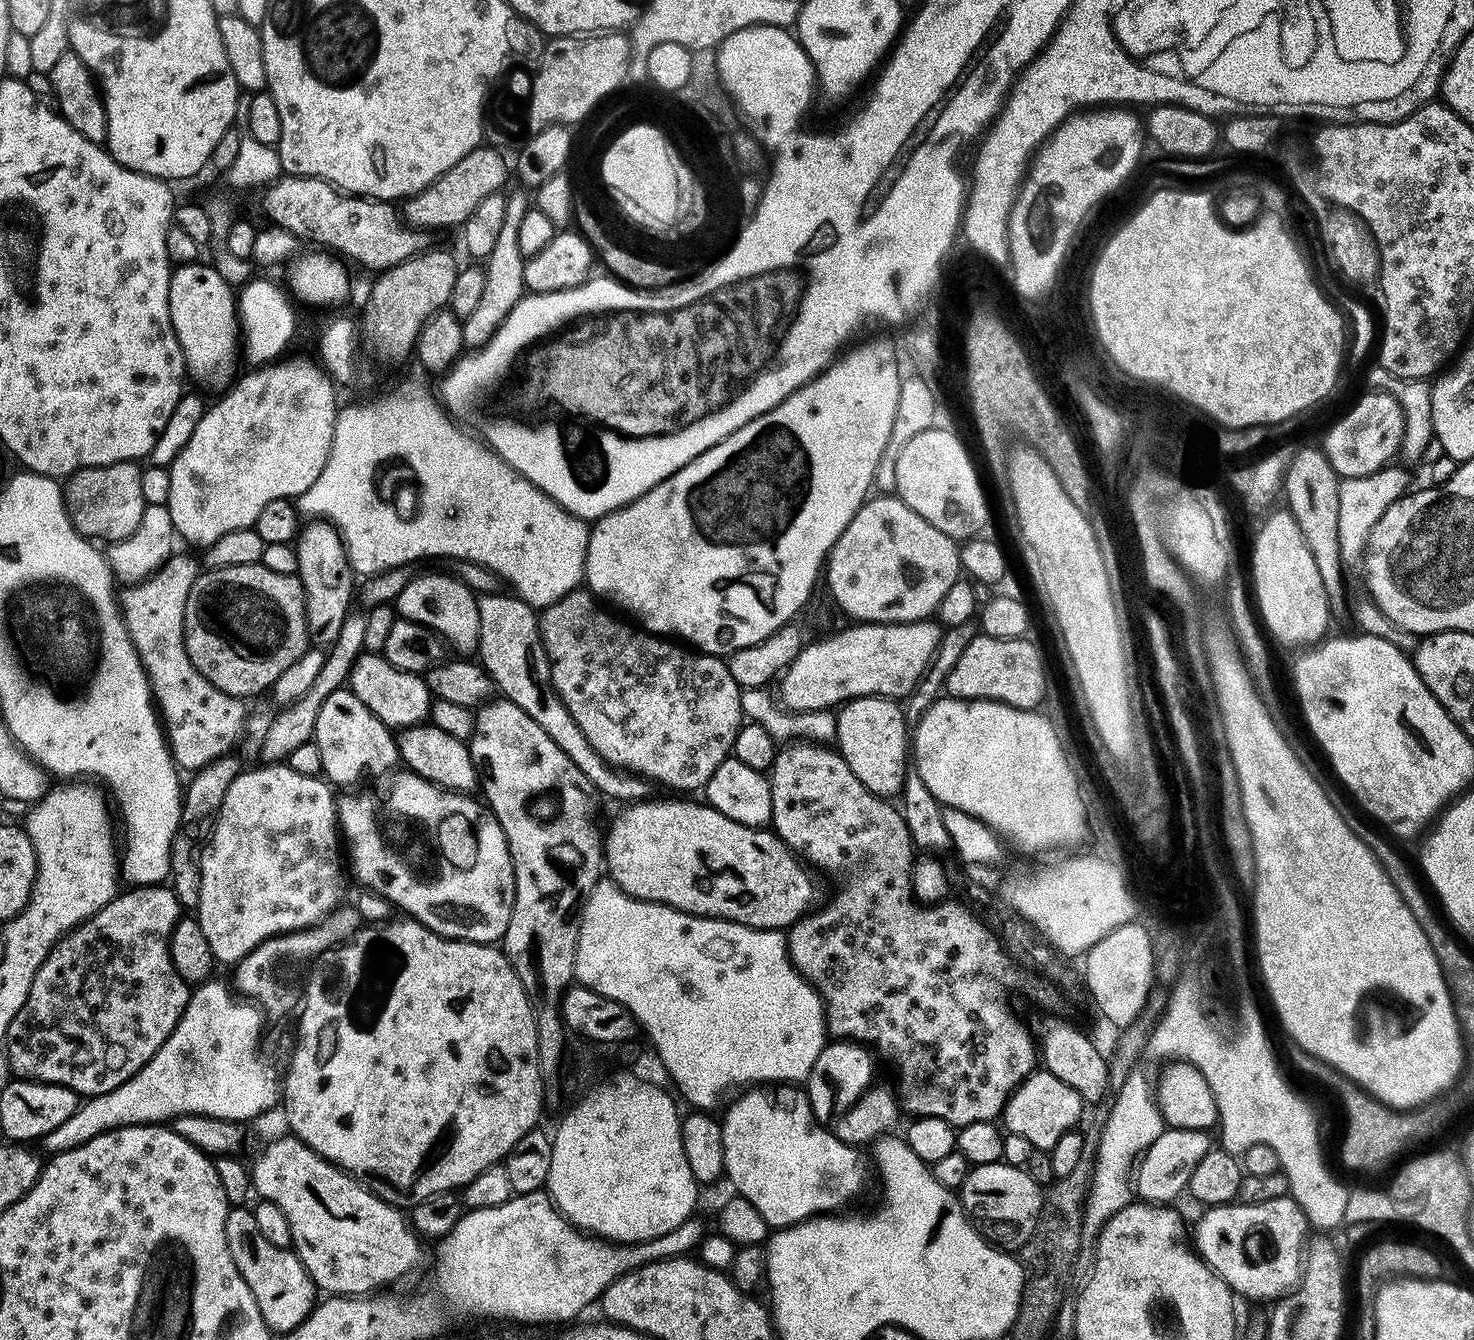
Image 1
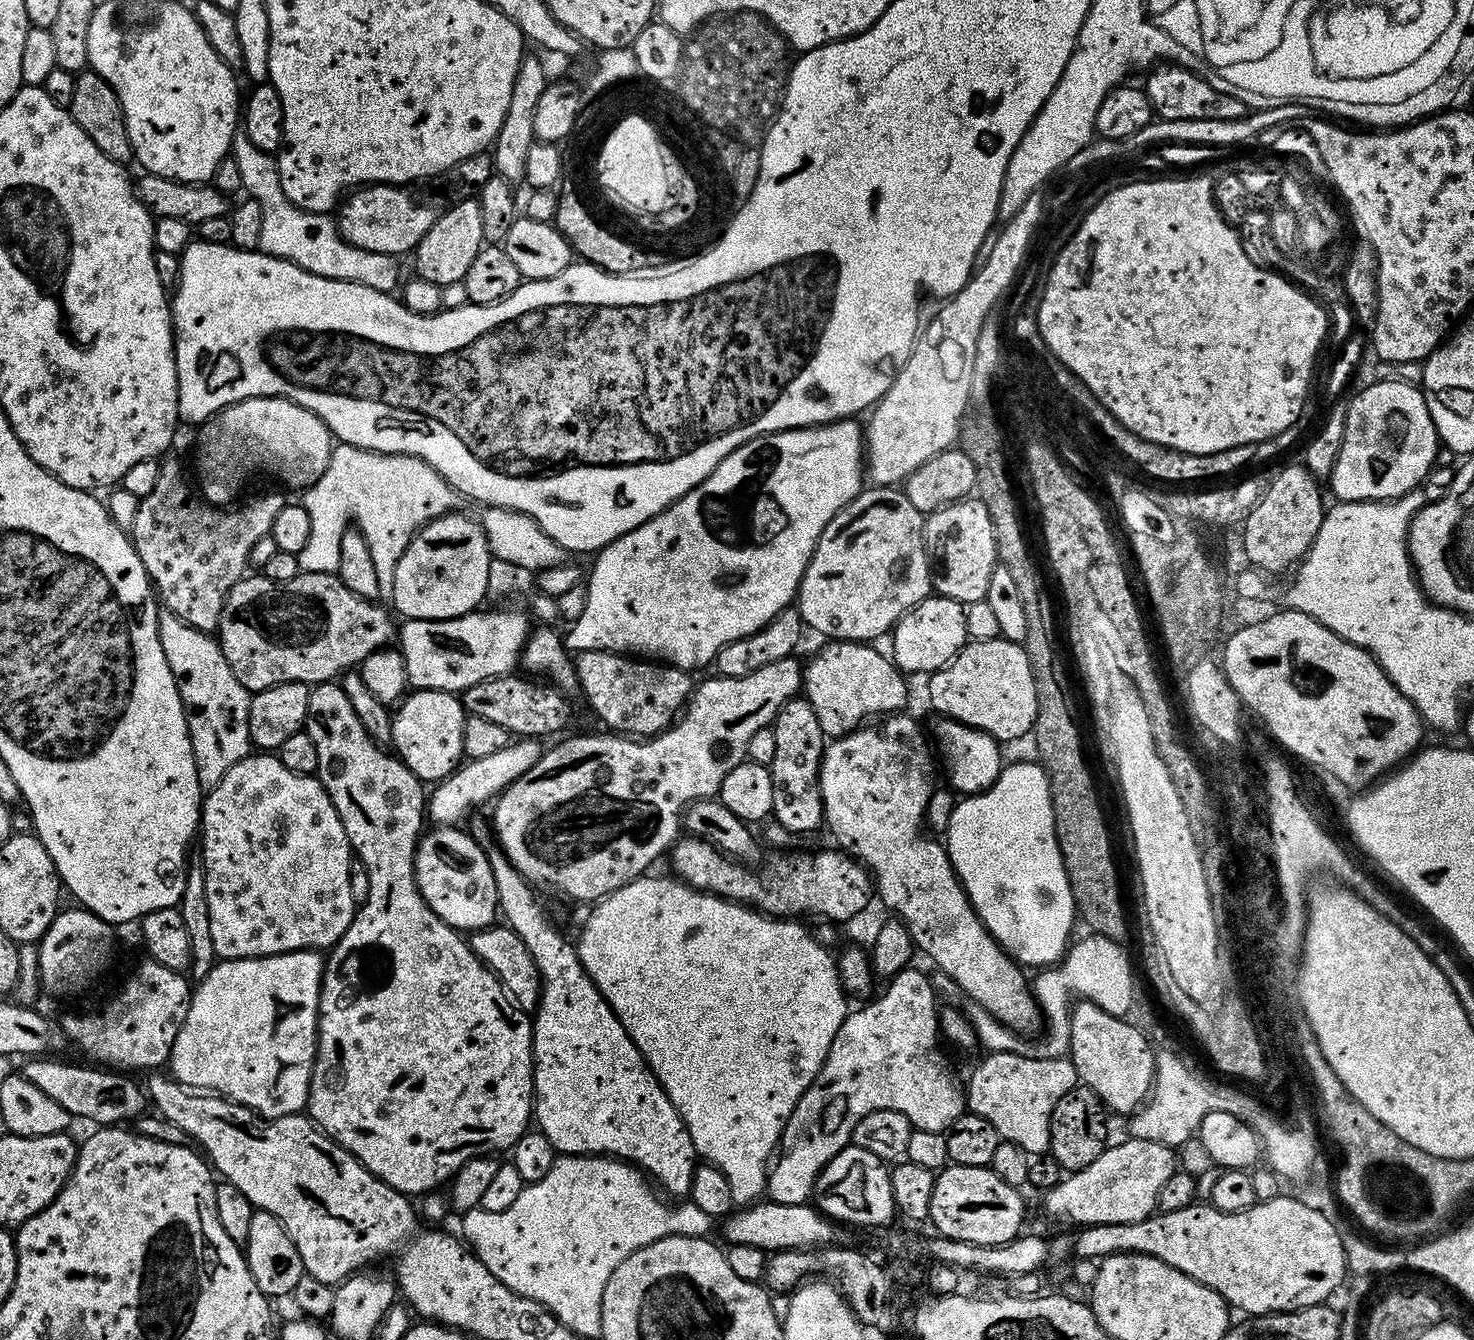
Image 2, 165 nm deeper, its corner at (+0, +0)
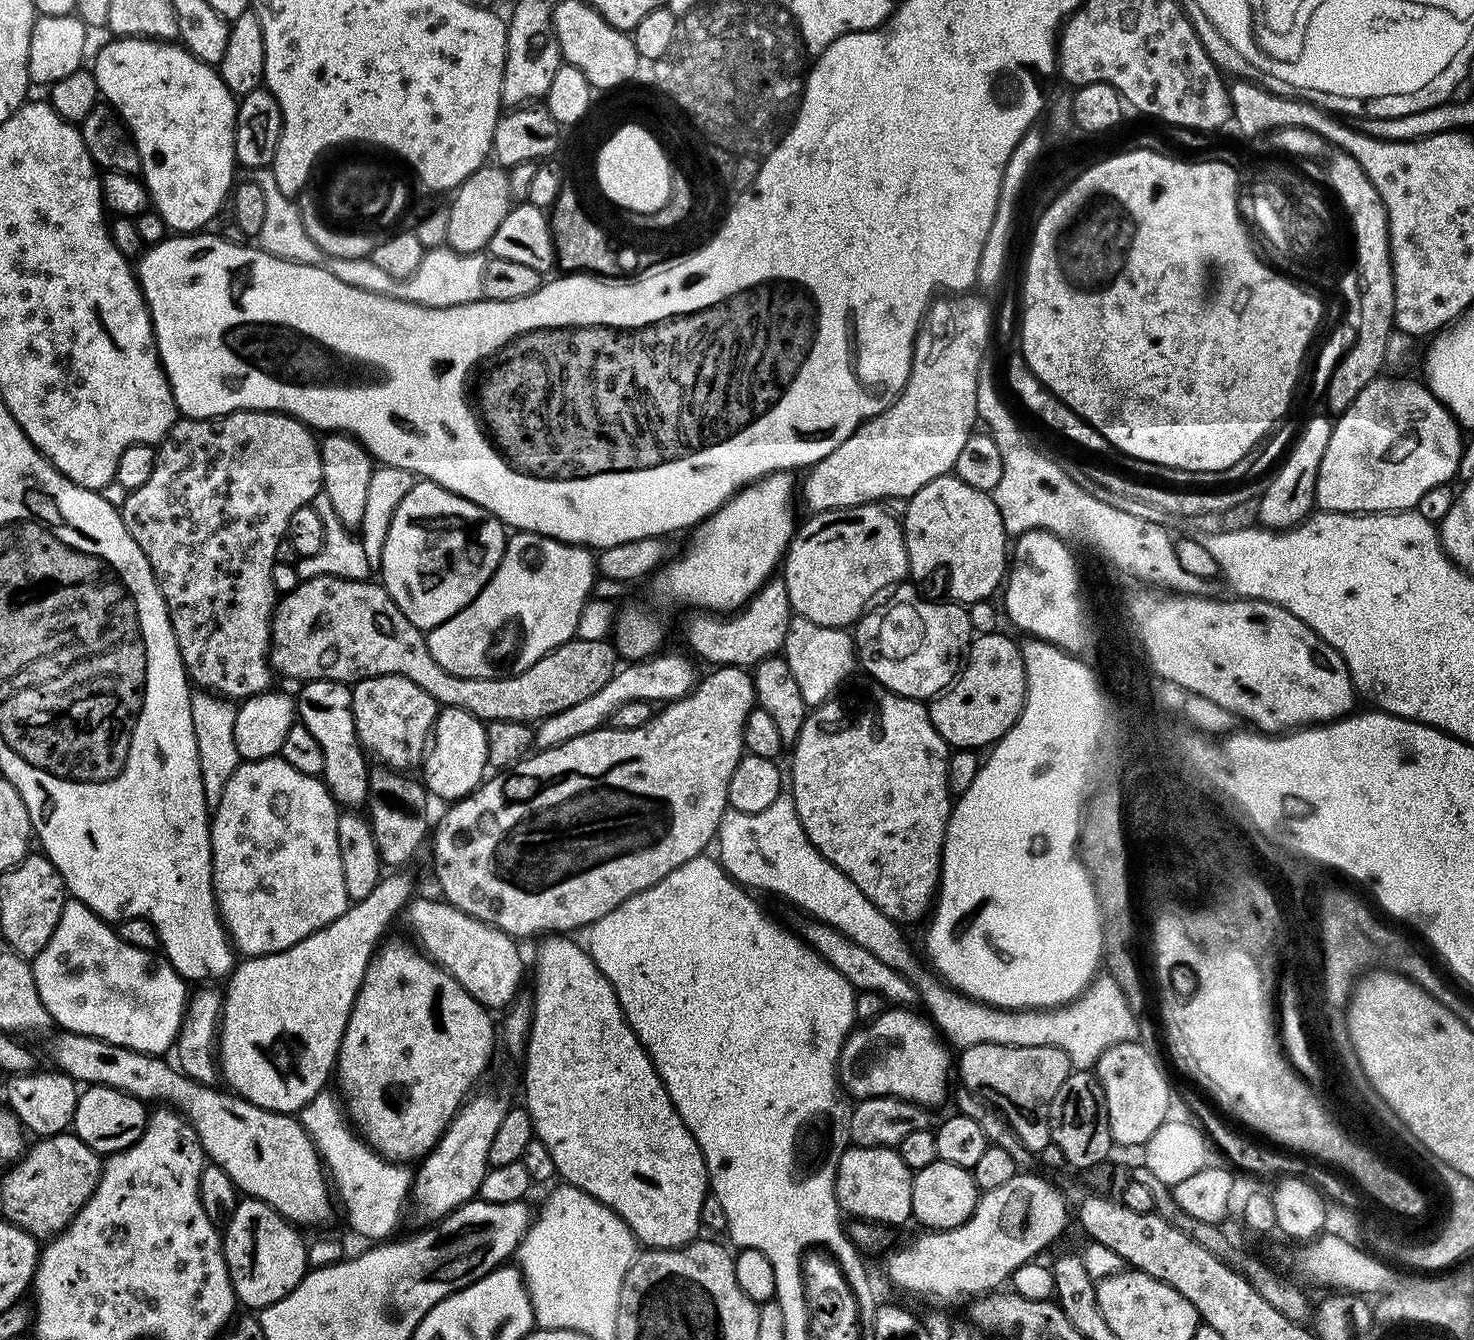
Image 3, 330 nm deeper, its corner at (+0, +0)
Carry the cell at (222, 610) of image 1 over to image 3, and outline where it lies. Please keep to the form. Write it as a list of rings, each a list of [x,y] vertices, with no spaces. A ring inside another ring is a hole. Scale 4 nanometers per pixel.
[[[315,576],[309,580],[299,581],[296,589],[281,595],[276,605],[276,610],[272,613],[272,646],[270,649],[270,659],[273,669],[275,669],[279,675],[281,672],[282,675],[289,676],[290,679],[296,680],[295,682],[337,680],[349,686],[355,684],[358,680],[374,678],[375,676],[405,676],[406,678],[410,678],[410,682],[414,682],[414,686],[422,686],[422,690],[426,690],[426,694],[430,694],[430,698],[434,698],[437,705],[461,708],[485,722],[490,720],[505,720],[506,722],[532,724],[533,722],[544,720],[548,716],[558,714],[562,710],[570,710],[570,706],[578,706],[578,702],[586,702],[586,698],[598,694],[598,690],[602,690],[602,686],[606,686],[606,682],[610,682],[610,678],[614,678],[614,674],[618,671],[618,665],[622,660],[620,653],[616,650],[615,643],[613,643],[611,639],[605,638],[603,640],[591,641],[576,636],[573,639],[567,640],[562,646],[555,648],[550,654],[538,658],[538,662],[534,662],[534,666],[522,670],[518,676],[491,676],[490,678],[458,678],[457,676],[451,676],[449,672],[442,670],[442,666],[438,666],[438,662],[434,662],[434,654],[430,654],[430,646],[428,645],[425,633],[421,631],[421,629],[416,628],[414,622],[410,622],[410,618],[406,618],[406,614],[402,614],[402,610],[394,602],[394,598],[390,598],[390,594],[384,589],[383,583],[370,583],[367,579],[344,580],[342,577]]]

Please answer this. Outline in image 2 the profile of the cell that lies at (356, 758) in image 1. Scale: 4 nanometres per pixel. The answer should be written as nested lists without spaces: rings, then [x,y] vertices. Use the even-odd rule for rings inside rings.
[[[329,682],[317,684],[309,694],[309,704],[303,727],[314,741],[318,750],[318,766],[315,775],[320,784],[330,794],[330,802],[334,802],[334,810],[338,810],[338,818],[342,818],[342,830],[346,830],[346,838],[350,842],[355,859],[362,862],[366,870],[366,878],[370,878],[370,894],[366,894],[366,902],[359,905],[356,916],[350,922],[346,934],[333,944],[324,961],[324,977],[320,983],[320,1001],[318,1002],[318,1022],[316,1023],[316,1061],[312,1067],[310,1090],[306,1105],[307,1115],[313,1124],[331,1138],[341,1144],[370,1174],[374,1174],[382,1182],[386,1182],[394,1190],[405,1194],[420,1192],[428,1194],[439,1184],[447,1185],[456,1171],[470,1162],[470,1158],[478,1158],[489,1154],[500,1154],[500,1151],[511,1150],[514,1142],[529,1131],[530,1121],[534,1116],[534,1093],[532,1091],[532,1021],[529,1013],[523,1012],[511,996],[504,991],[504,985],[497,980],[492,971],[472,952],[472,945],[464,940],[457,929],[452,928],[422,898],[416,885],[416,845],[426,828],[426,788],[416,775],[405,766],[403,760],[395,755],[387,756],[385,749],[376,743],[366,732],[366,726],[358,722],[358,714],[354,714],[354,706],[350,706],[350,698],[340,689],[339,683]]]

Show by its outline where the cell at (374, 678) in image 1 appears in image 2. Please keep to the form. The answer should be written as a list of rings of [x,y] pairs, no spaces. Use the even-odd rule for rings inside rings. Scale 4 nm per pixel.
[[[433,688],[409,691],[391,713],[391,747],[395,755],[403,760],[405,766],[422,782],[445,780],[451,772],[456,771],[464,756],[462,738],[465,715],[459,695],[439,692]]]

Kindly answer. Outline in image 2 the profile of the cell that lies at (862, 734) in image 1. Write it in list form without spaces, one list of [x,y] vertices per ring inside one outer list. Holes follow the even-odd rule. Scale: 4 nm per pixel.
[[[834,640],[825,645],[813,660],[809,664],[805,663],[802,668],[802,692],[810,706],[814,706],[818,726],[822,726],[825,737],[846,736],[873,718],[896,714],[903,709],[900,707],[908,700],[908,684],[904,681],[907,679],[905,673],[901,672],[885,653],[884,657],[871,643],[854,640]]]

